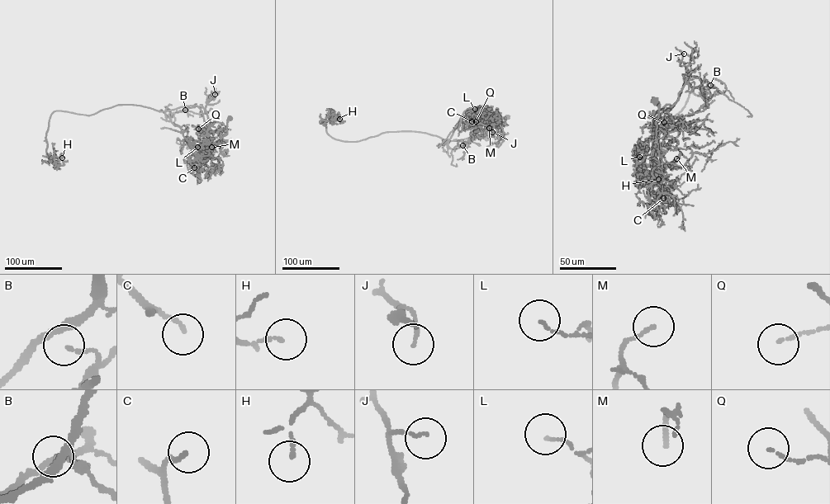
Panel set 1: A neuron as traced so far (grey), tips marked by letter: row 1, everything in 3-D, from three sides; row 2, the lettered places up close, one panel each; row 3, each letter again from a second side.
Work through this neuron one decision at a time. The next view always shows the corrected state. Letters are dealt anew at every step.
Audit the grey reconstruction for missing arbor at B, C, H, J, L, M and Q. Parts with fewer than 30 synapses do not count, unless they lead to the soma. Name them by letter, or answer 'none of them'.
none of them

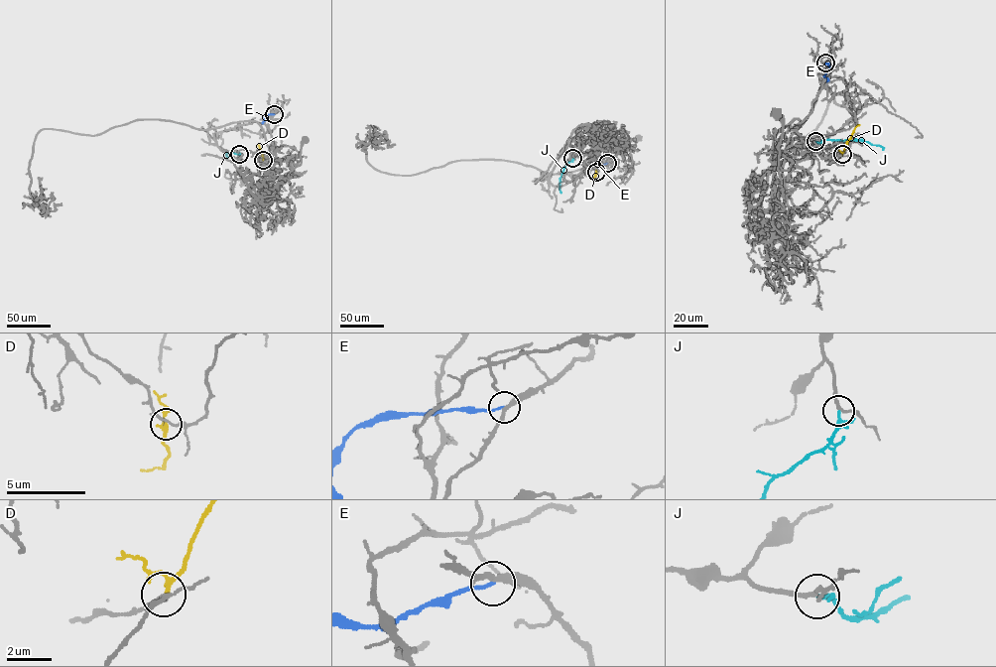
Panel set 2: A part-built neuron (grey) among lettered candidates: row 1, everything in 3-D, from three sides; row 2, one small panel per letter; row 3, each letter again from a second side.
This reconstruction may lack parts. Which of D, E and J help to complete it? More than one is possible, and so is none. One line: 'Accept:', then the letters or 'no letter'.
Accept: J

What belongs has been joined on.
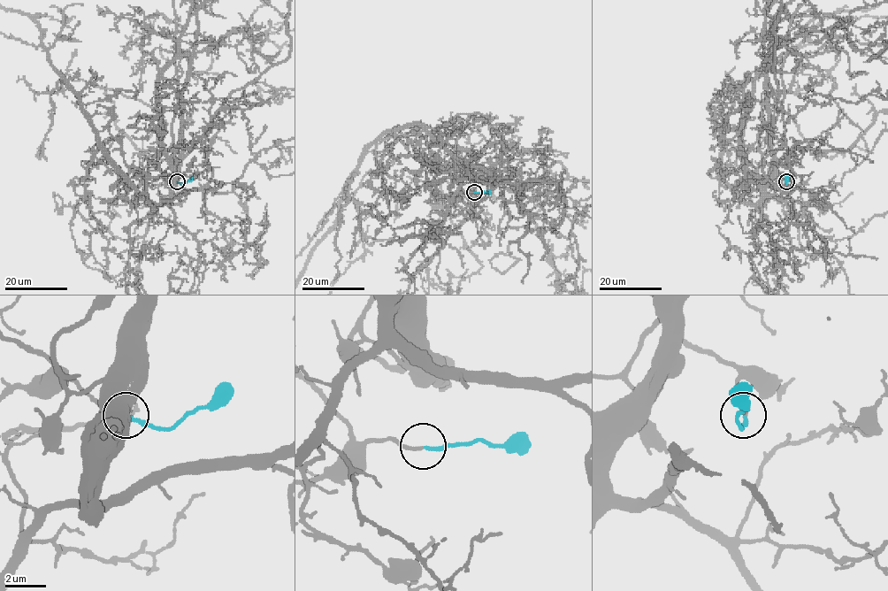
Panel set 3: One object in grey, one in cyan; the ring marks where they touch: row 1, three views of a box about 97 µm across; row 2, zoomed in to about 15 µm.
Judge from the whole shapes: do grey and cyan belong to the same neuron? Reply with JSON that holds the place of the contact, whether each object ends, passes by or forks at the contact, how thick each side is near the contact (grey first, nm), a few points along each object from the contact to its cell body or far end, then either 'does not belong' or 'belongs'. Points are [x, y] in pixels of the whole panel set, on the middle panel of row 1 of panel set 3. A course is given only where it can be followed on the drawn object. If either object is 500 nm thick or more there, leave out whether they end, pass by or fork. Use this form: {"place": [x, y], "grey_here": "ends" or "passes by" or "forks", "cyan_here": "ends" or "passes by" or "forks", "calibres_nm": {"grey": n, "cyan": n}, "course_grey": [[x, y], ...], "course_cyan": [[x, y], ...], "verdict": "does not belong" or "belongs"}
{"place": [474, 192], "grey_here": "ends", "cyan_here": "ends", "calibres_nm": {"grey": 150, "cyan": 170}, "course_cyan": [[474, 193], [490, 194]], "verdict": "belongs"}

